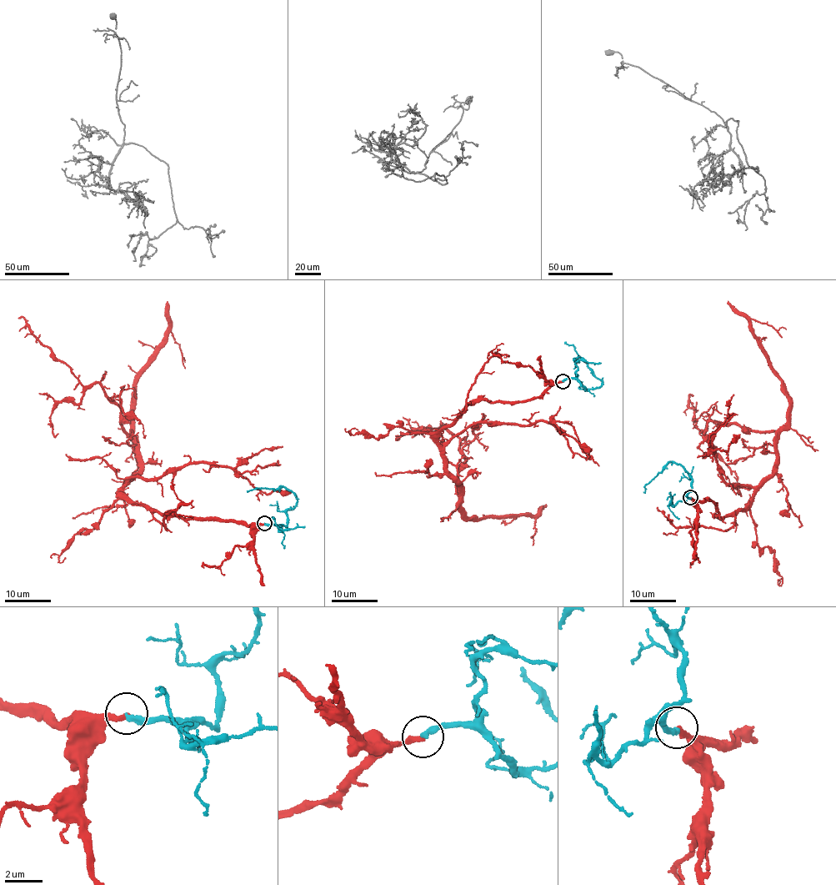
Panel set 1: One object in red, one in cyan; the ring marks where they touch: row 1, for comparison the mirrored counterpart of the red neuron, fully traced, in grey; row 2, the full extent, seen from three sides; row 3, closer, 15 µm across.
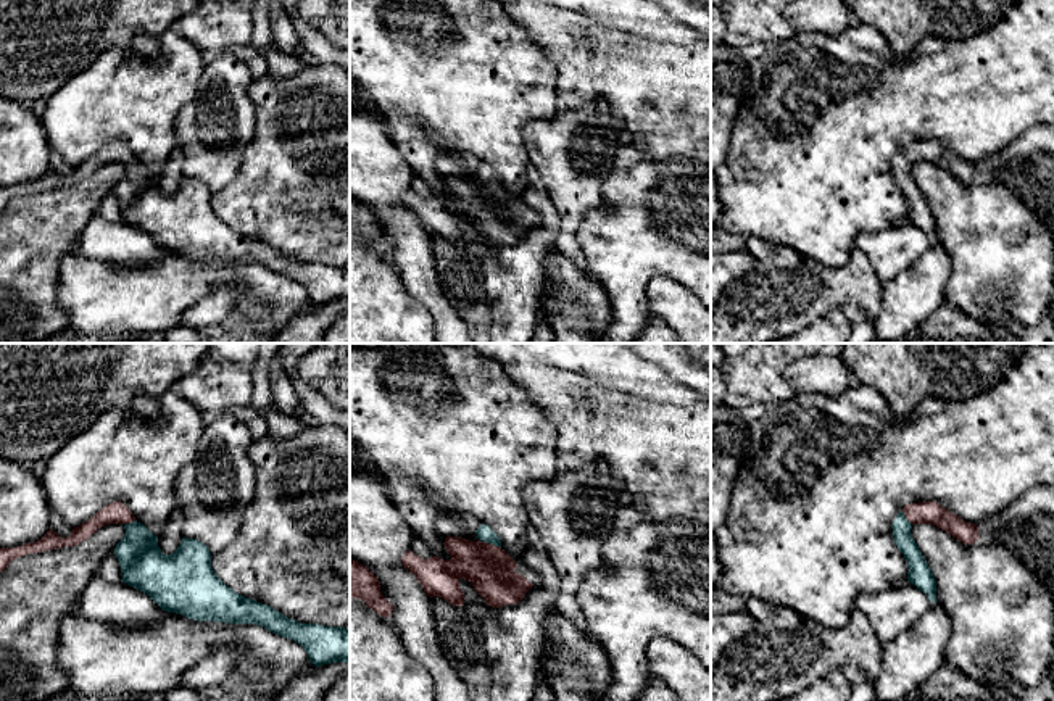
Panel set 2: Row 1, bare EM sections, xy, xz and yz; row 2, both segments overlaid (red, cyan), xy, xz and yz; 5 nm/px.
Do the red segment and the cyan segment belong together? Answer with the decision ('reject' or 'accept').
accept

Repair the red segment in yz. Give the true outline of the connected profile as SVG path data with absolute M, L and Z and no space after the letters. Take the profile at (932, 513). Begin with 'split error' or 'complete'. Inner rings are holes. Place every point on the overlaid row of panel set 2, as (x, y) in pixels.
split error | M936 501L906 504L894 517L891 525L893 538L894 545L907 561L907 582L923 591L930 601L936 603L936 582L932 569L912 538L911 529L914 524L936 525L964 545L972 545L980 540L978 527L962 521L959 516L952 514Z

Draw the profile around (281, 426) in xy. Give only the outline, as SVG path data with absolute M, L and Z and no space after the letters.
M271 406L264 416L268 421L268 437L277 440L295 437L298 432L313 425L311 421L300 419L295 414L282 413L274 406Z

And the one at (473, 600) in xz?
M459 579L459 587L464 593L464 608L474 609L480 614L495 609L485 603L485 599L474 590L471 582Z

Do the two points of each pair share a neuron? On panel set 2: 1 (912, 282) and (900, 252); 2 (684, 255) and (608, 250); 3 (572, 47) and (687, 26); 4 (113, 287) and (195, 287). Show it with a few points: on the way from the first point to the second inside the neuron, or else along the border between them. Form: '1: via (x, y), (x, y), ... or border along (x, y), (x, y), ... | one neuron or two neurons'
1: border along (933, 242), (906, 269), (883, 282) | two neurons
2: via (664, 250), (627, 250) | one neuron
3: via (601, 26), (658, 26) | one neuron
4: via (134, 287), (174, 287) | one neuron

